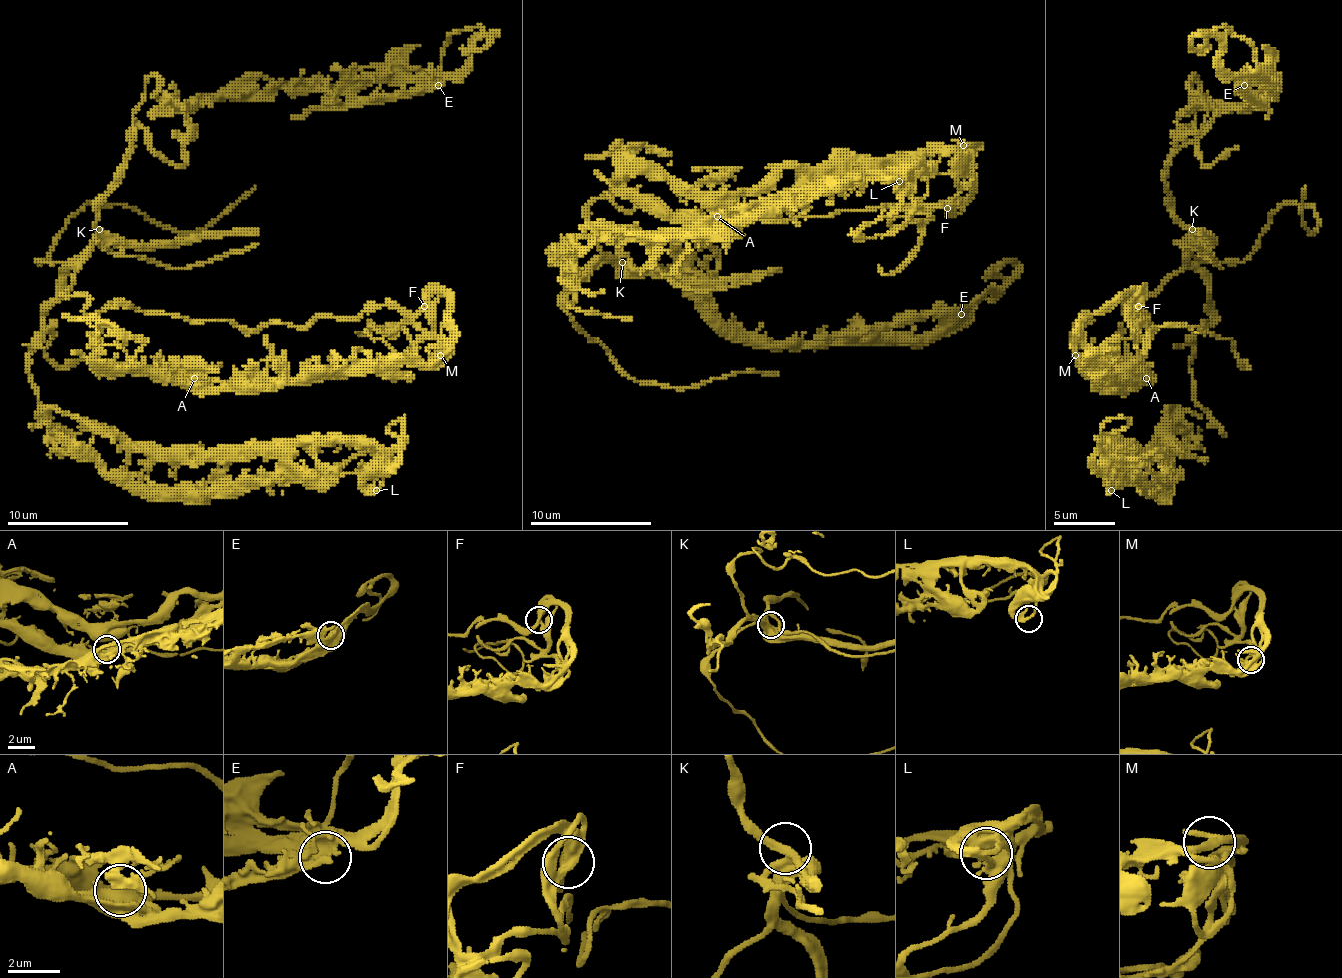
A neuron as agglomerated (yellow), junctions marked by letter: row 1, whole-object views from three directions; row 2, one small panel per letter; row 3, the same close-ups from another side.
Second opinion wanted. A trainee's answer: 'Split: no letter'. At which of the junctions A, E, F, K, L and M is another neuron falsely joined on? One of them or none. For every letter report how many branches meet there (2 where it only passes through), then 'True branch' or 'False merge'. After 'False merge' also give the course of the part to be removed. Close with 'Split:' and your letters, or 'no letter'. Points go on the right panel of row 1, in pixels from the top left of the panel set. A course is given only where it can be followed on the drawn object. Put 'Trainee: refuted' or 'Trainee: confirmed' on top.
Trainee: confirmed
A: Branches: 3. True branch
E: Branches: 3. True branch
F: Branches: 3. True branch
K: Branches: 3. True branch
L: Branches: 3. True branch
M: Branches: 3. True branch
Split: no letter

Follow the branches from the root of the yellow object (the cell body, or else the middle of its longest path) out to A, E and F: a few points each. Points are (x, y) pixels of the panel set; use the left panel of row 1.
A: (133, 305), (249, 329), (395, 305), (441, 342), (429, 369), (383, 363), (276, 381), (194, 378)
E: (133, 305), (87, 314), (87, 299), (66, 290), (151, 76), (172, 106), (279, 88), (438, 85)
F: (133, 305), (249, 329), (310, 326), (383, 305), (414, 314), (423, 305)

